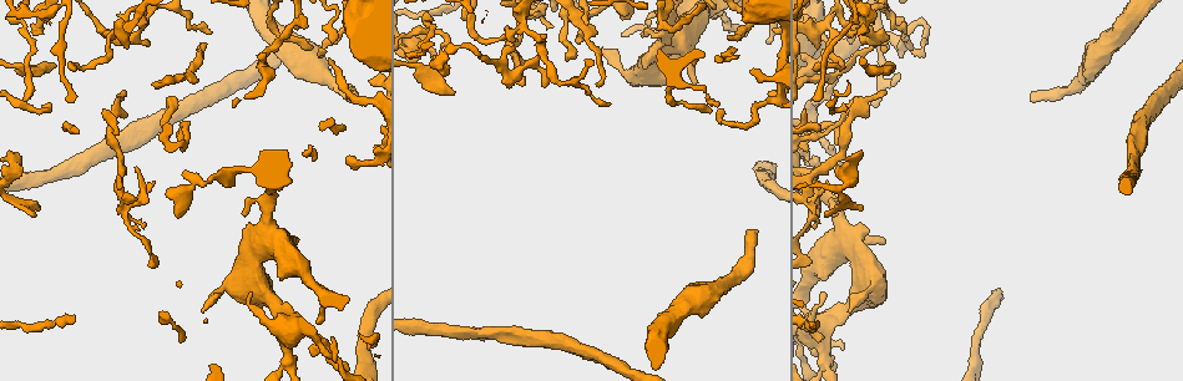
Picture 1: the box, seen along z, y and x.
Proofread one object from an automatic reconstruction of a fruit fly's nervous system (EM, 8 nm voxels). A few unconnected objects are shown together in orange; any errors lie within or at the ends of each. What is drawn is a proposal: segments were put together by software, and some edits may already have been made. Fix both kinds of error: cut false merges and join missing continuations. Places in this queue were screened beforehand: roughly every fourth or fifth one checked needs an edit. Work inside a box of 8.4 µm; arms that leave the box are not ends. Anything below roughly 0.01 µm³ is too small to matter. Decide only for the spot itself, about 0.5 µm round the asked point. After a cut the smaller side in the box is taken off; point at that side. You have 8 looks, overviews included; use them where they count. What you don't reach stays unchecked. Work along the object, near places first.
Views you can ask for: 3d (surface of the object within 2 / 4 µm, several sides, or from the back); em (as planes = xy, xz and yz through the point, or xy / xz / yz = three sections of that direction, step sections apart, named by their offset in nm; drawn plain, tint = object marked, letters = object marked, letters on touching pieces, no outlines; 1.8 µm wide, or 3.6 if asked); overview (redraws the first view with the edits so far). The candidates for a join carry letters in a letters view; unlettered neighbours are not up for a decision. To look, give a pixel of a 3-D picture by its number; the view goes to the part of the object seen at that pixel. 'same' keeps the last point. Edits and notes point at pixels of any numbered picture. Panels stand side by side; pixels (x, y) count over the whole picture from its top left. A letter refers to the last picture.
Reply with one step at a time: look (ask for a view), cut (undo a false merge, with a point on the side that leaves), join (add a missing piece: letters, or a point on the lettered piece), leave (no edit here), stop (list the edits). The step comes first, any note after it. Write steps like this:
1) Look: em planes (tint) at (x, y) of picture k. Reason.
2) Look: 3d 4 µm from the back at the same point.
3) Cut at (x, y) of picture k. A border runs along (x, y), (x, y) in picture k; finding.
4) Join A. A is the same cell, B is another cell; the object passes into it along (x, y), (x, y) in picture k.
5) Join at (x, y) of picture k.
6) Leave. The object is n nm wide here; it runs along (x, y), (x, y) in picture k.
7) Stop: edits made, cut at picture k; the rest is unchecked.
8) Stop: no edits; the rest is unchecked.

Look: em xz step 4 (letters) at (753, 229) of picture 1. An open end.

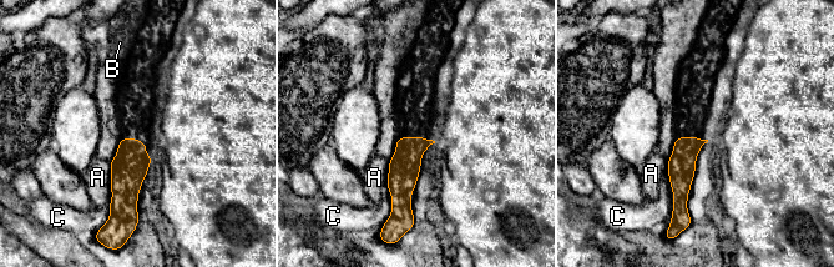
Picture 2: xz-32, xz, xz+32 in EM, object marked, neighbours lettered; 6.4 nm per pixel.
Look: em planes (letters) at the same point. Another direction.

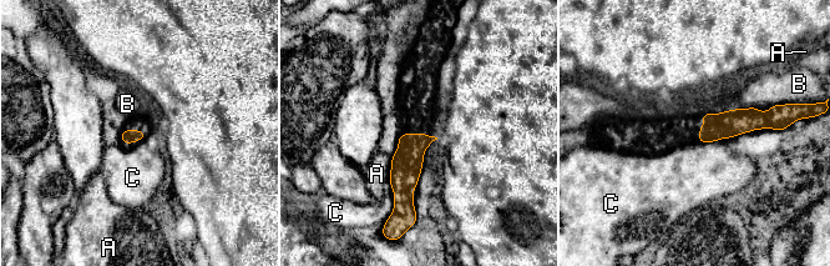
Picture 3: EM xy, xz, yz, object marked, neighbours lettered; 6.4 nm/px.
Leave. A, B and C are other cells; a border runs along (391, 189), (394, 207), (389, 215) in picture 3; no lettered piece goes on from it.

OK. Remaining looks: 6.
Look: 3d 2 µm at (887, 50) of picture 1. Thin end.

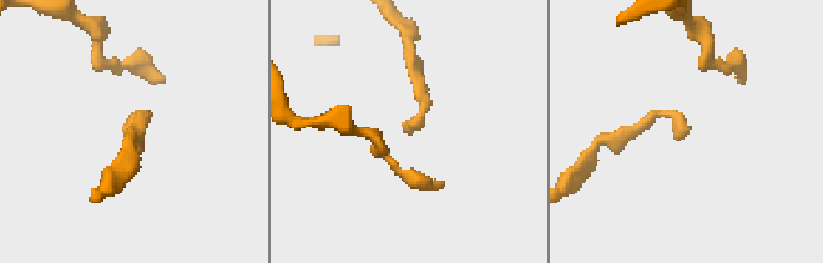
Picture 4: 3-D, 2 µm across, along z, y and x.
Look: em yz step 4 (tint) at (404, 129) of picture 4.

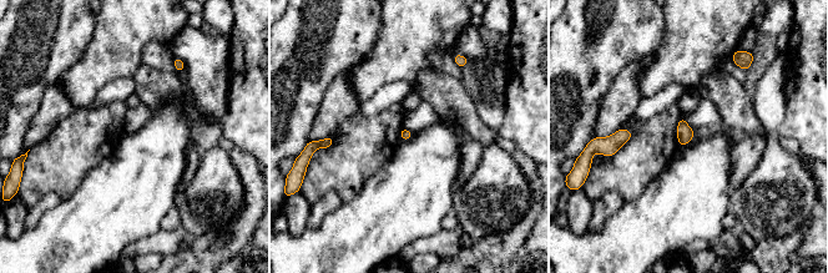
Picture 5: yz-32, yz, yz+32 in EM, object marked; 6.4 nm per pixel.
Look: em planes (letters) at the same point.

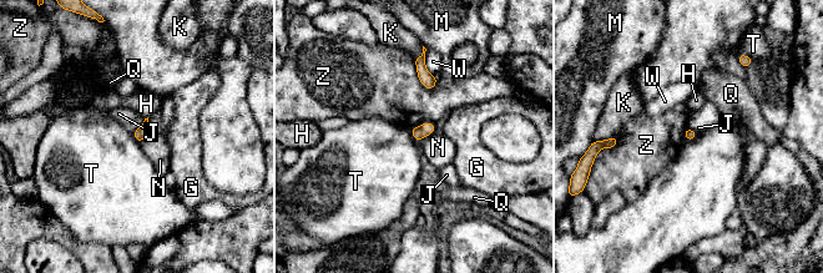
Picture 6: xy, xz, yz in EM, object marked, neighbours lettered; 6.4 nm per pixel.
Leave. The object is 70 nm wide here; the longest contact is with Z, 240 nm; G, H, J, K, M, N, Q, T, W and Z are other cells; none of them fits.

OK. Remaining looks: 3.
Look: em 3.6 µm planes (tint) at (102, 31) of picture 1. Sharp bend.

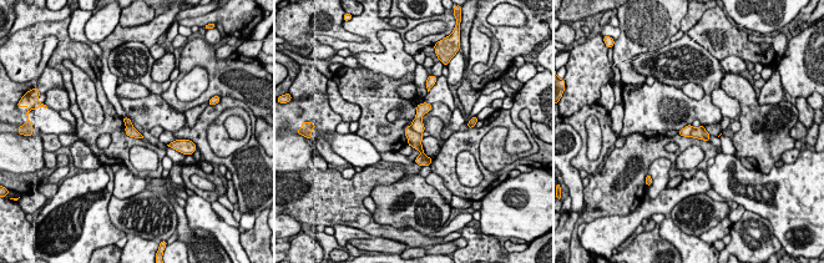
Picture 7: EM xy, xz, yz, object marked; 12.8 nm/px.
Look: em 3.6 µm planes (letters) at the same point. What lies round it.

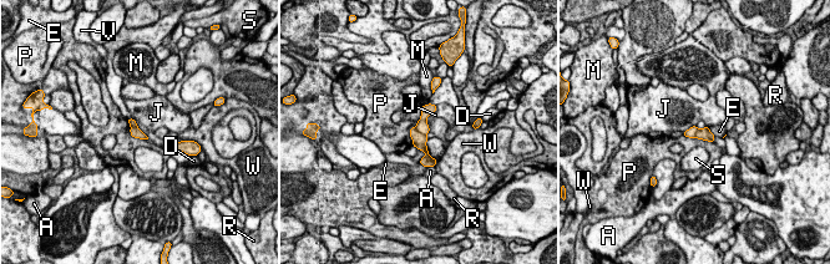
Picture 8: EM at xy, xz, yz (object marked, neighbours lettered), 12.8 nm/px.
Cut at (421, 126) of picture 8. A, D, E, J, M, P, R, S, V and W are other cells; a border runs along (414, 127), (425, 136) in picture 8; a second neuron is stuck on.

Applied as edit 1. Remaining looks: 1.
Stop: edits made, cut at picture 8; the rest is unchecked.

